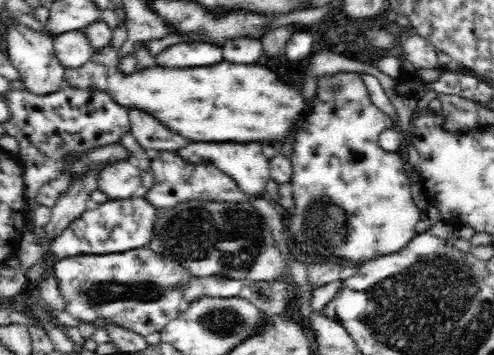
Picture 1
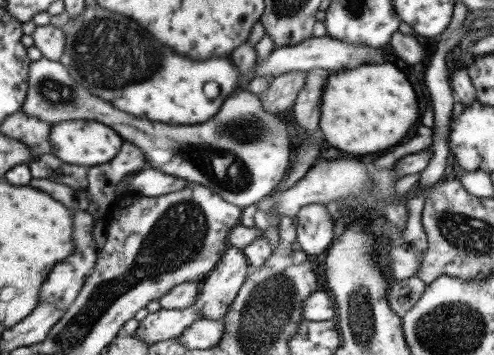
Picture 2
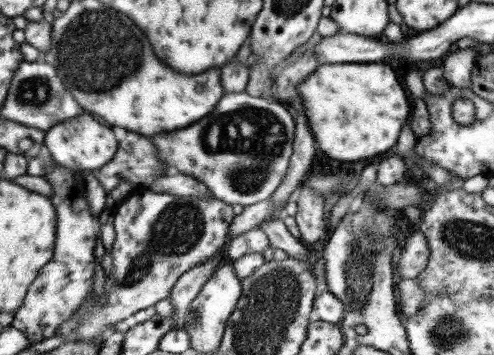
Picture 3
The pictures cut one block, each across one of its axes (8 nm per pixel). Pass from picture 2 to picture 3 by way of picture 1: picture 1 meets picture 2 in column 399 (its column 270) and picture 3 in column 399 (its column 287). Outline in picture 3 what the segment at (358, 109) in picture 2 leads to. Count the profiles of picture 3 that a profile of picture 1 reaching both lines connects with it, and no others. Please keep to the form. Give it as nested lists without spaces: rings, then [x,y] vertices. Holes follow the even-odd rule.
[[[323,64],[299,84],[305,116],[317,148],[329,158],[361,162],[389,150],[409,118],[411,106],[395,72],[385,64]]]

